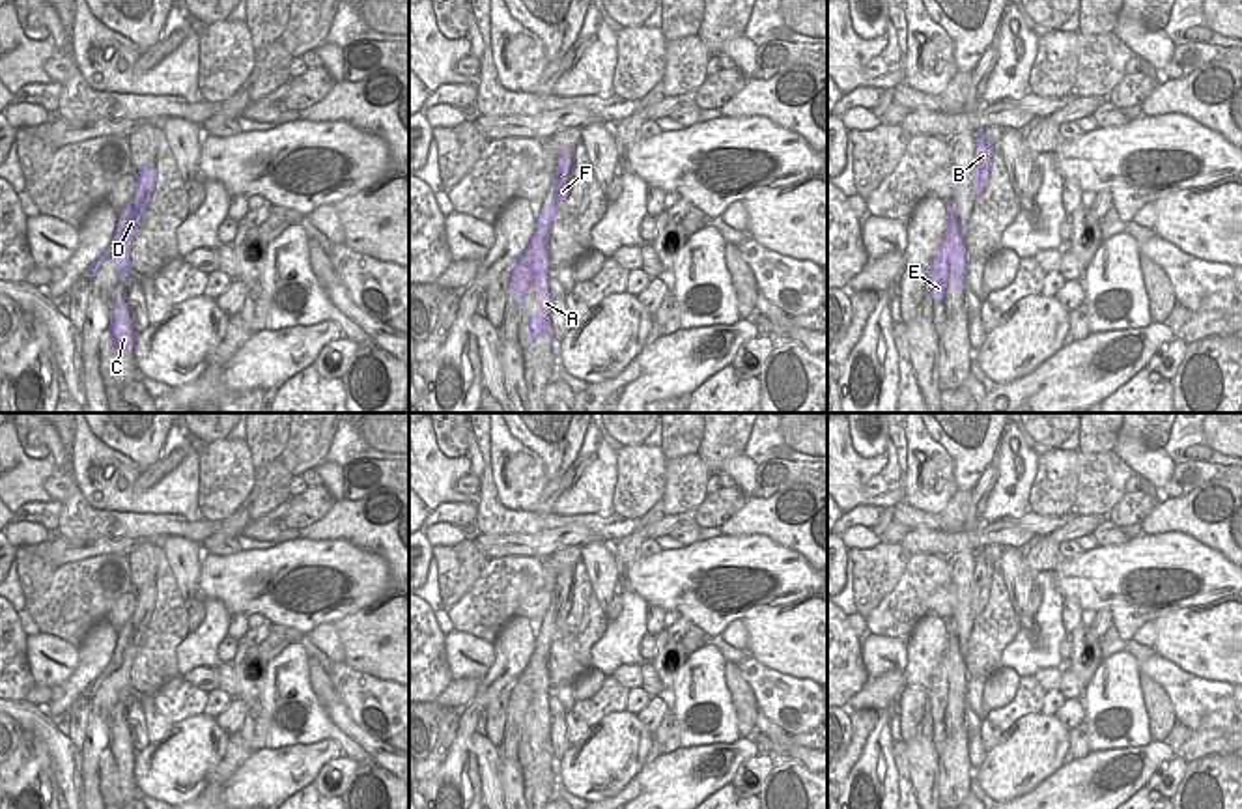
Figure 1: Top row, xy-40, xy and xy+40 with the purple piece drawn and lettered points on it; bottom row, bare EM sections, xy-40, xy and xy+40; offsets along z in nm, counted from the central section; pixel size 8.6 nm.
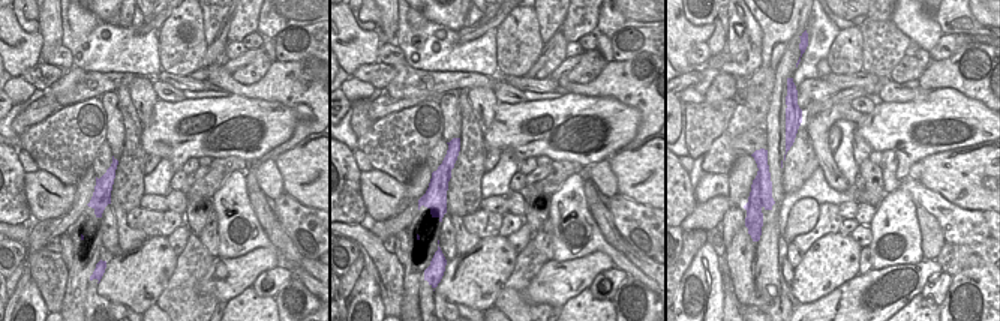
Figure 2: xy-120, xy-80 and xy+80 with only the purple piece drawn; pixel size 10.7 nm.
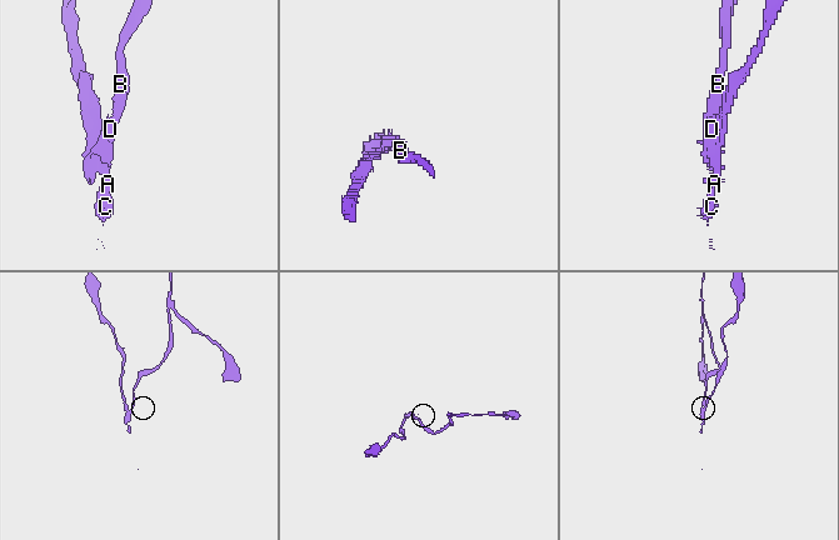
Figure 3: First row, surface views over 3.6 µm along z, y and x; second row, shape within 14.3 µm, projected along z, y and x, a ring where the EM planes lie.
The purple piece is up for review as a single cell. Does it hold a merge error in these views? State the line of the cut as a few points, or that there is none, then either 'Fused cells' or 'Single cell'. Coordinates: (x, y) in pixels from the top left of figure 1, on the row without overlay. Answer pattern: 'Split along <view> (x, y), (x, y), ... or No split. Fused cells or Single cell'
Split along xy (548, 667), (538, 667), (529, 682), (518, 682), (510, 690). Fused cells

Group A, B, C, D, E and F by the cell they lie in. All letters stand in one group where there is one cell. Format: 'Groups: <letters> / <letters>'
Groups: A C E / B D F

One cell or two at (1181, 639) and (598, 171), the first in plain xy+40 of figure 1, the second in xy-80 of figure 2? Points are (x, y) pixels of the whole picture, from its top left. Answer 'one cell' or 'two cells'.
two cells

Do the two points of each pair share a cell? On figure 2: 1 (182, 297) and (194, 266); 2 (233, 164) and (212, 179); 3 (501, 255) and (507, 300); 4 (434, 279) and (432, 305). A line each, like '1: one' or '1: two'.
1: one
2: one
3: two
4: one

